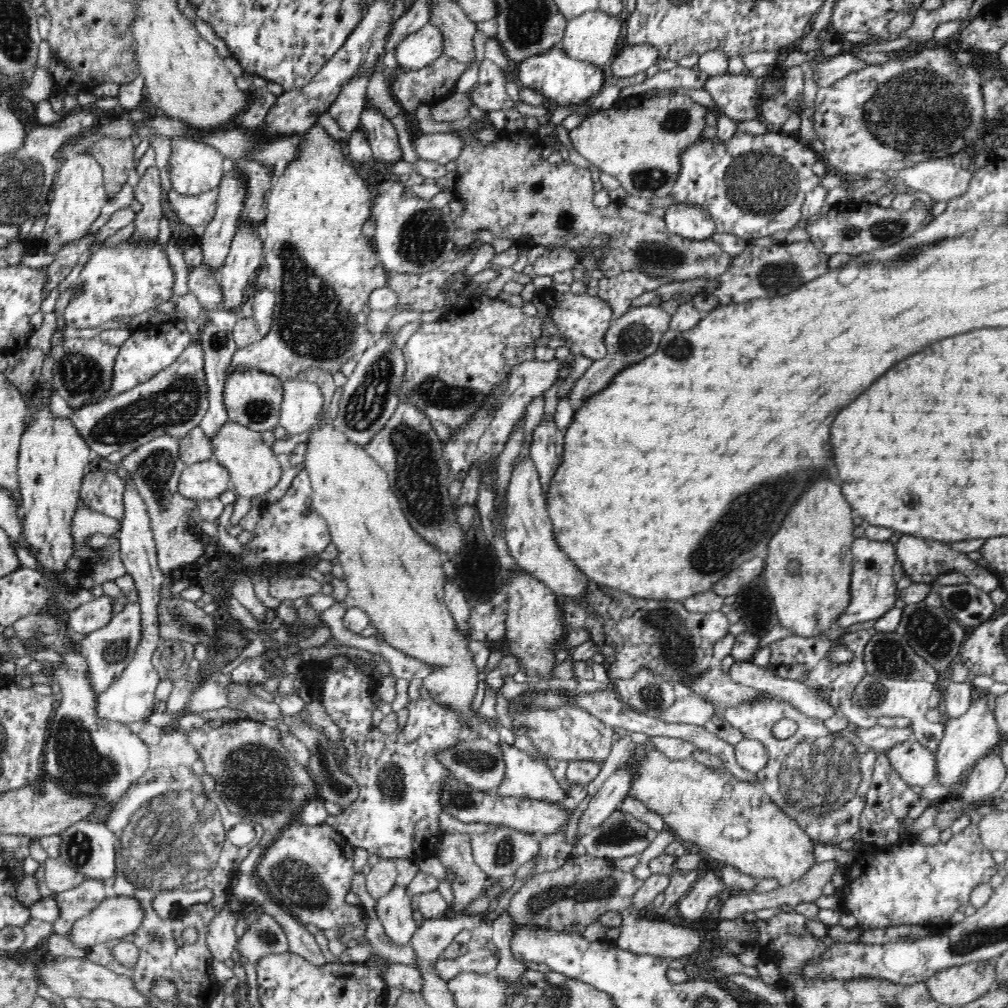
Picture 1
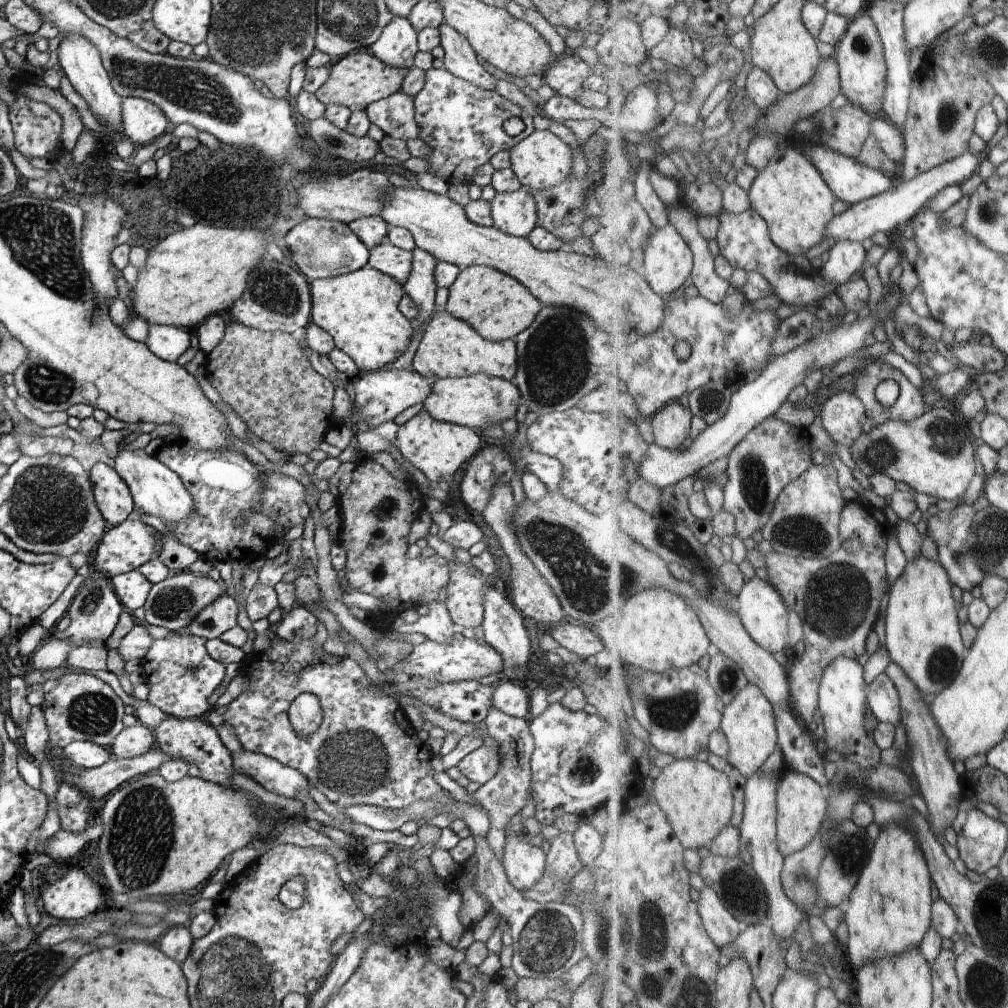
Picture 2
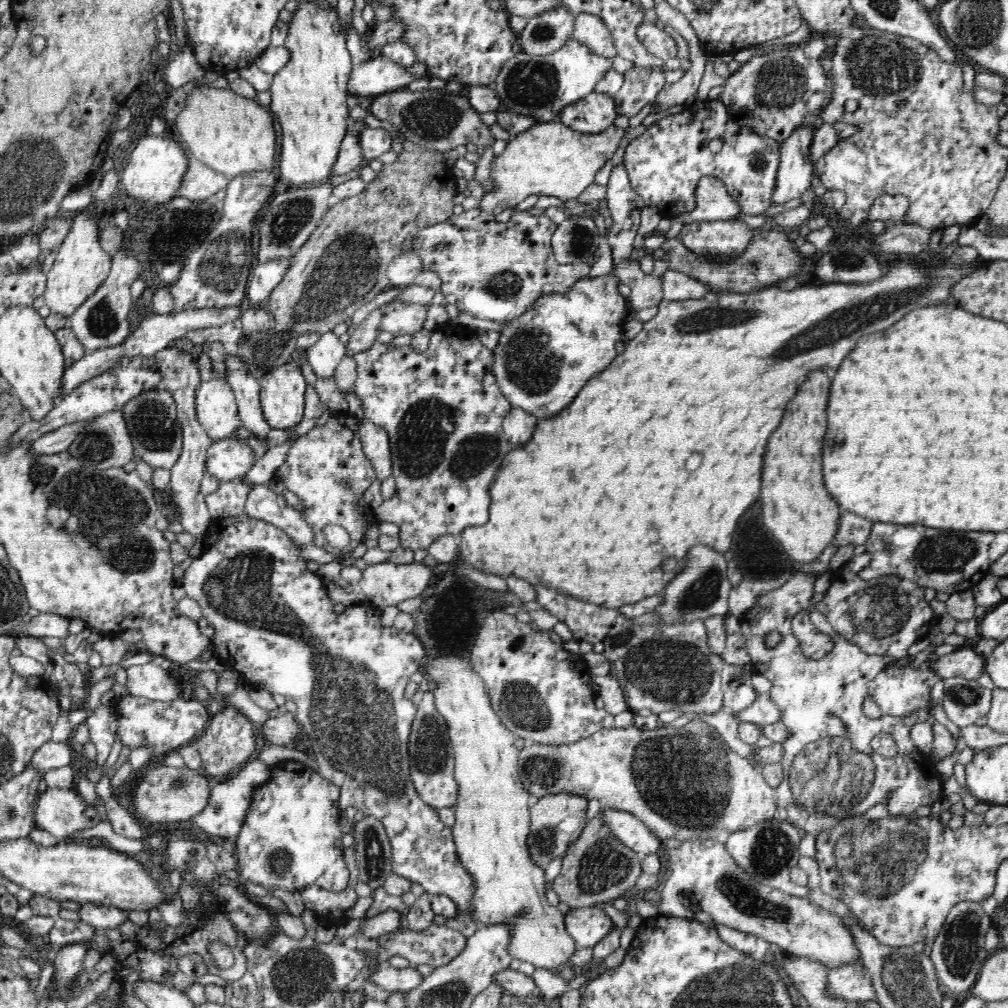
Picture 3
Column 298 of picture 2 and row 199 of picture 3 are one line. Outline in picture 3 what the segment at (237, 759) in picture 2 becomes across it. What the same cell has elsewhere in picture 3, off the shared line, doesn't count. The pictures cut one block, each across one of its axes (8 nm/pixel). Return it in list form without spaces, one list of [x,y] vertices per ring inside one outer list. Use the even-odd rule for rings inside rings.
[[[809,124],[800,125],[794,134],[780,146],[780,166],[776,174],[776,189],[772,193],[772,204],[786,204],[788,200],[800,198],[806,190],[811,188],[812,178],[816,176],[814,162],[810,159],[810,145],[815,130]]]

